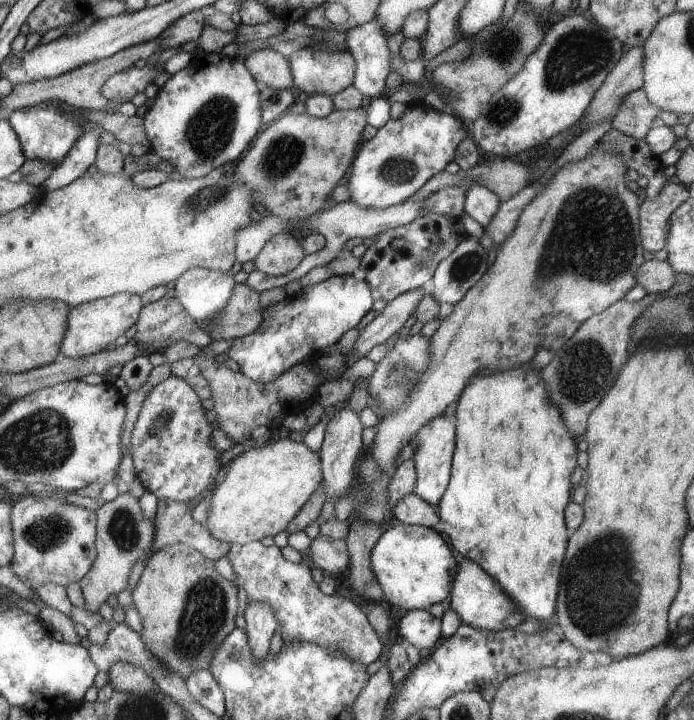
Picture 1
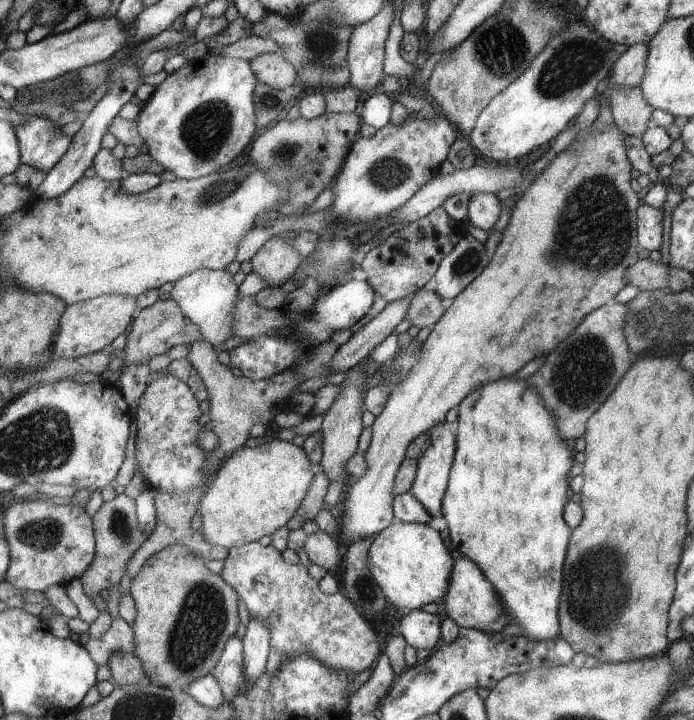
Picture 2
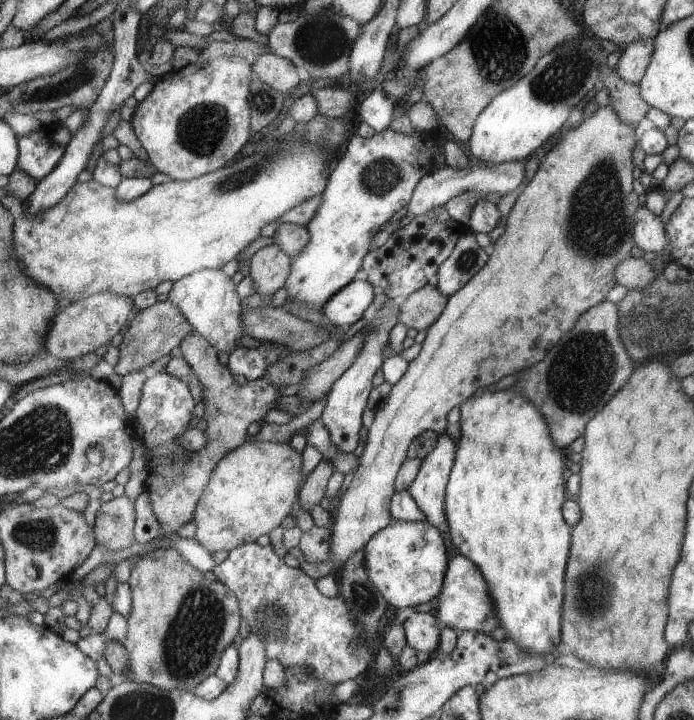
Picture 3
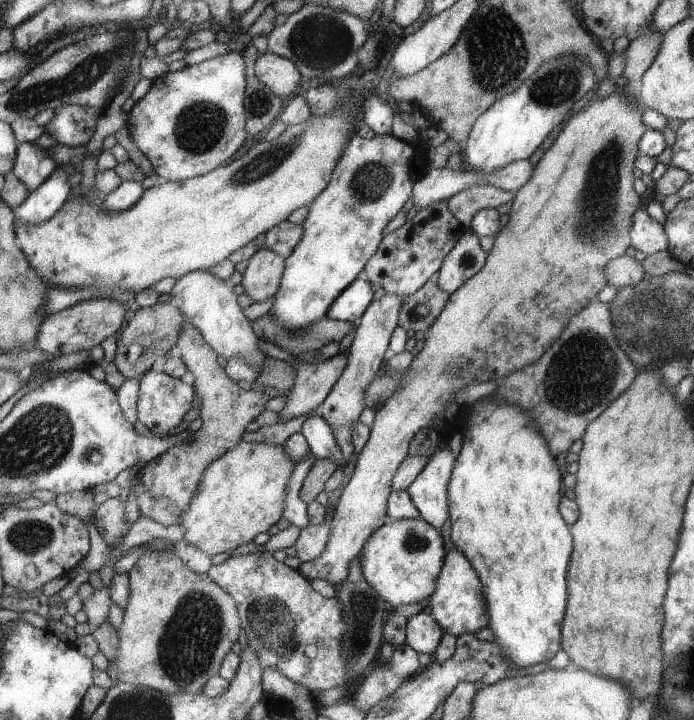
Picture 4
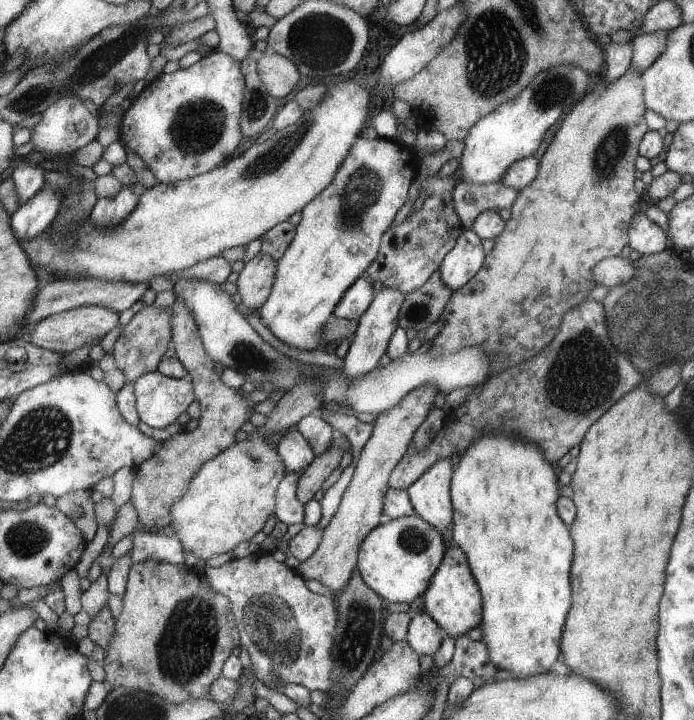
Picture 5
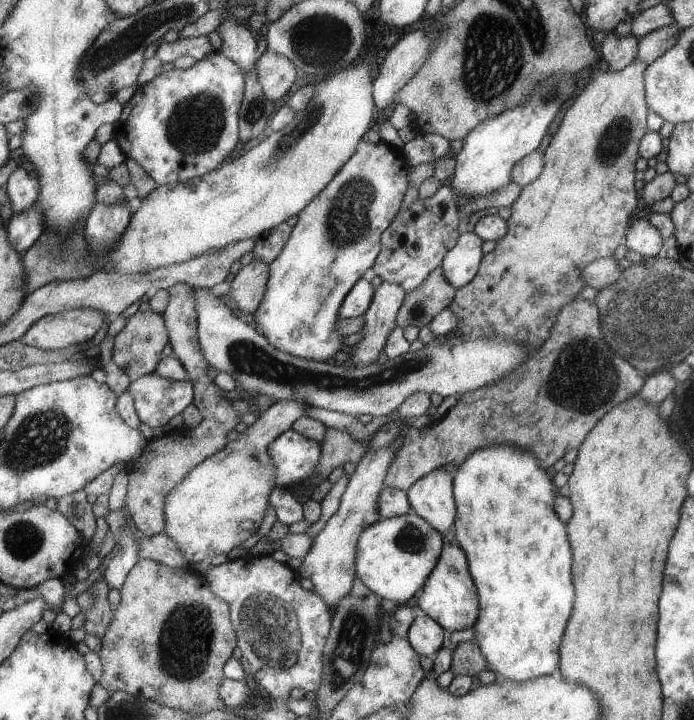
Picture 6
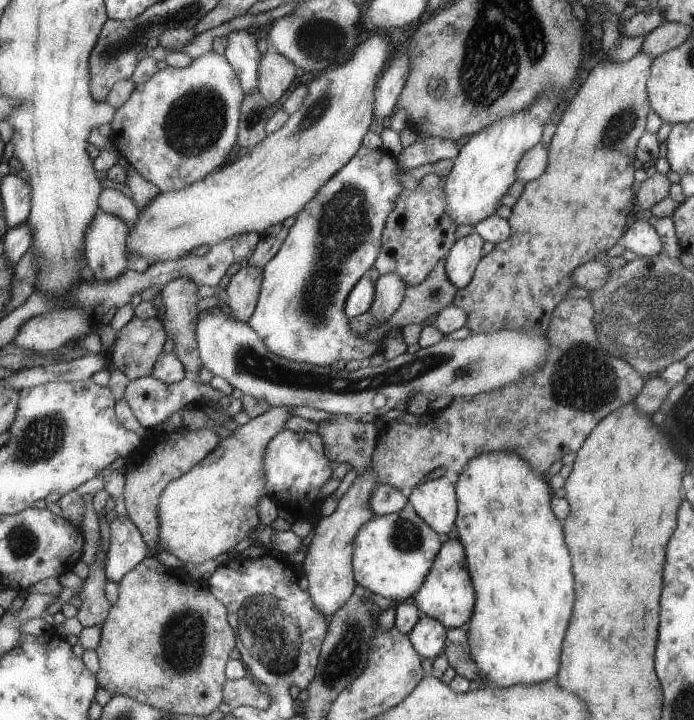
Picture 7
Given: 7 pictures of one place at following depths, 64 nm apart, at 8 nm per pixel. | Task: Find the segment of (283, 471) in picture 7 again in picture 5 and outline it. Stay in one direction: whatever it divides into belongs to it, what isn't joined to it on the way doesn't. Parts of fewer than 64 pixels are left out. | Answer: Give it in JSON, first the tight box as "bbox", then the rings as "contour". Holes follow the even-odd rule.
{"bbox":[274,430,316,473],"contour":[[[289,430],[274,447],[283,459],[287,473],[303,472],[316,458],[299,431]]]}

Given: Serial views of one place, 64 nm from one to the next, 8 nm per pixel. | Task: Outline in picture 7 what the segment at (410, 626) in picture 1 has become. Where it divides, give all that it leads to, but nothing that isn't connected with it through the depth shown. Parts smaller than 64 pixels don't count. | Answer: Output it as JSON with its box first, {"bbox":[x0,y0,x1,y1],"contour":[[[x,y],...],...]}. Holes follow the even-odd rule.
{"bbox":[409,615,447,659],"contour":[[[422,615],[418,624],[410,630],[409,636],[422,658],[435,659],[442,655],[447,645],[446,629],[438,620]]]}

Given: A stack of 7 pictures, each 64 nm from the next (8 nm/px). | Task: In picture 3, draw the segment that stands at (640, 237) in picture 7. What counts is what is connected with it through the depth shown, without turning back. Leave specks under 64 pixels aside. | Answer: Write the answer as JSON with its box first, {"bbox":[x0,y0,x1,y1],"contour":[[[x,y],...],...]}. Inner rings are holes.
{"bbox":[634,207,668,253],"contour":[[[643,207],[636,213],[634,226],[634,242],[645,252],[661,253],[668,244],[664,224],[659,216]]]}

